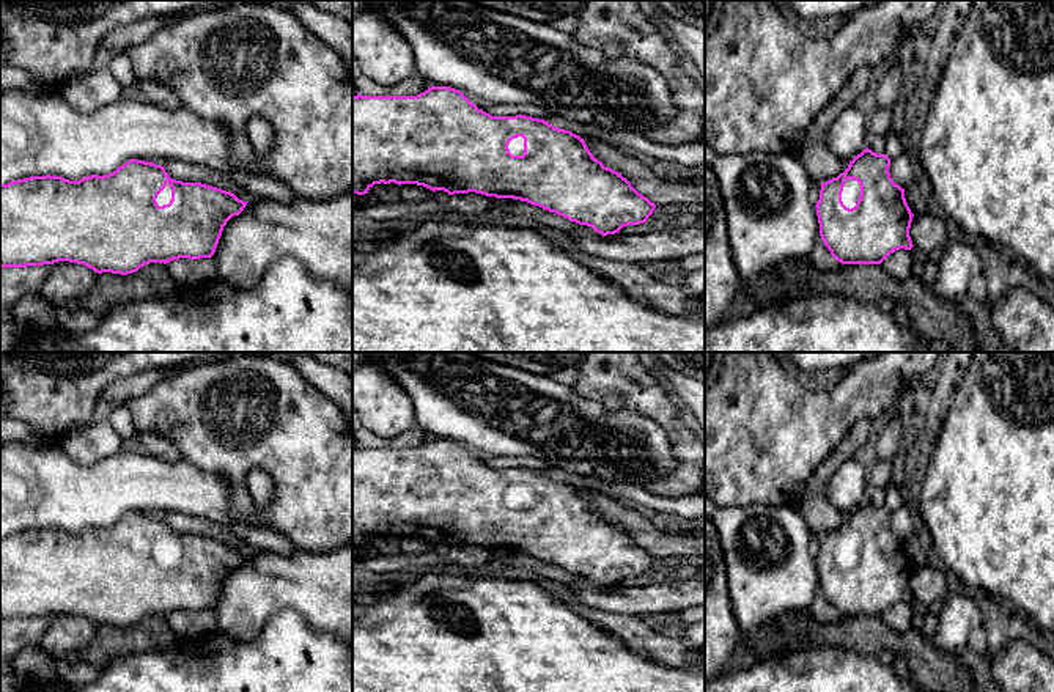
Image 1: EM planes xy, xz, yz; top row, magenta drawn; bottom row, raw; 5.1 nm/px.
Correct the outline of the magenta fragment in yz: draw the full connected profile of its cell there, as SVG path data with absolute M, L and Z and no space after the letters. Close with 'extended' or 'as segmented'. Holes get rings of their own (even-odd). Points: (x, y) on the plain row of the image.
M865 500L837 530L821 536L816 568L820 588L831 607L842 617L881 617L895 602L911 602L911 565L905 541L889 525L890 511Z; extended

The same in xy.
M137 511L127 513L113 525L91 527L79 533L50 527L11 533L0 536L0 621L69 613L98 626L127 628L149 615L211 610L223 579L239 568L247 555L212 538L171 532L162 517Z; extended

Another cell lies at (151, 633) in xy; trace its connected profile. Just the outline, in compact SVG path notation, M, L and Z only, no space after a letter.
M149 615L137 624L121 628L112 624L98 626L98 632L88 646L79 650L83 662L98 670L107 667L116 657L173 646L176 637L164 615Z

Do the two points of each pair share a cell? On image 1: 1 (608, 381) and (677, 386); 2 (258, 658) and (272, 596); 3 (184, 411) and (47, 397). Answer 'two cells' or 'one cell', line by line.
1: two cells
2: two cells
3: two cells

